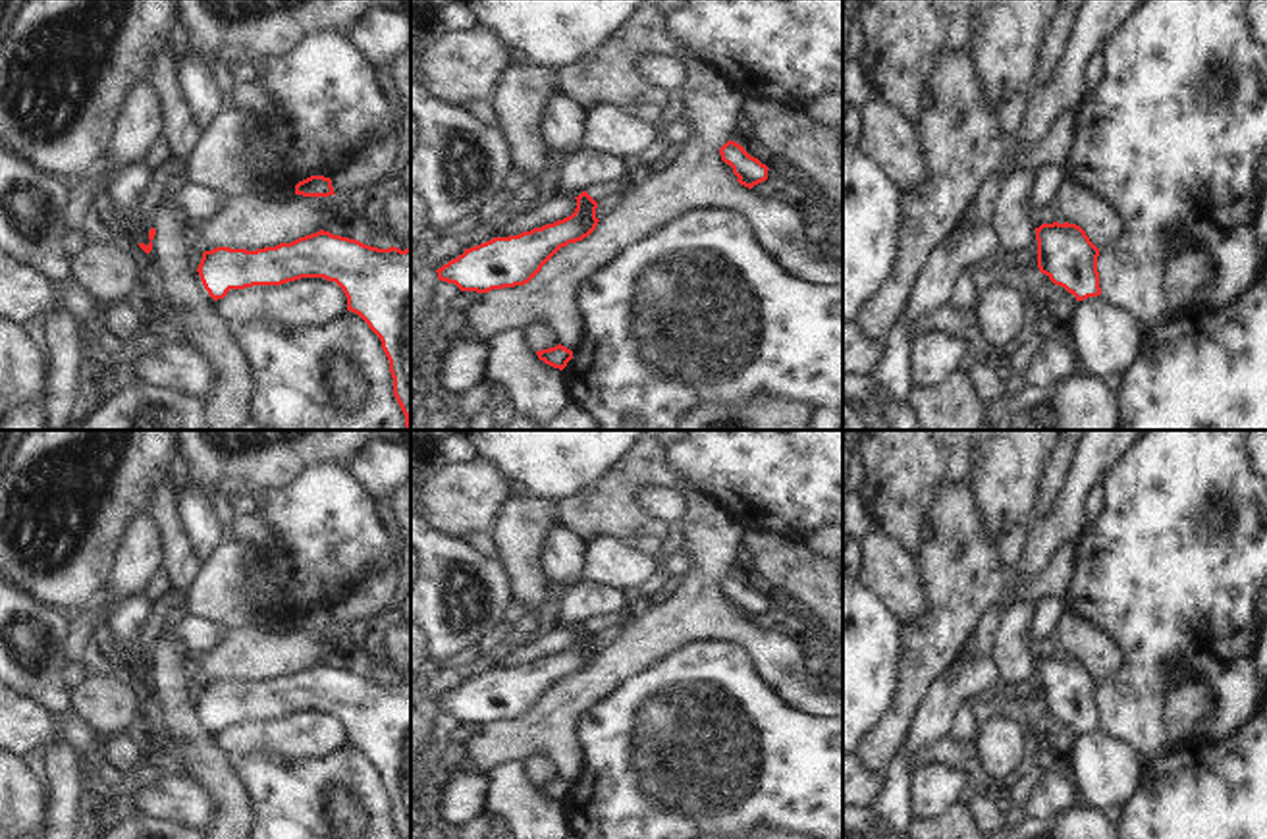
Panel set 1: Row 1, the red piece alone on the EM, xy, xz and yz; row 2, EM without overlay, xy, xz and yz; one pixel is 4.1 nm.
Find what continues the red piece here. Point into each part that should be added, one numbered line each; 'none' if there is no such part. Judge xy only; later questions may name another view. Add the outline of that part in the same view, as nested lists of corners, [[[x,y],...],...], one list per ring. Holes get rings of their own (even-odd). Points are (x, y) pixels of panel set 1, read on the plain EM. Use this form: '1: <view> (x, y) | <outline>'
none

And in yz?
none

